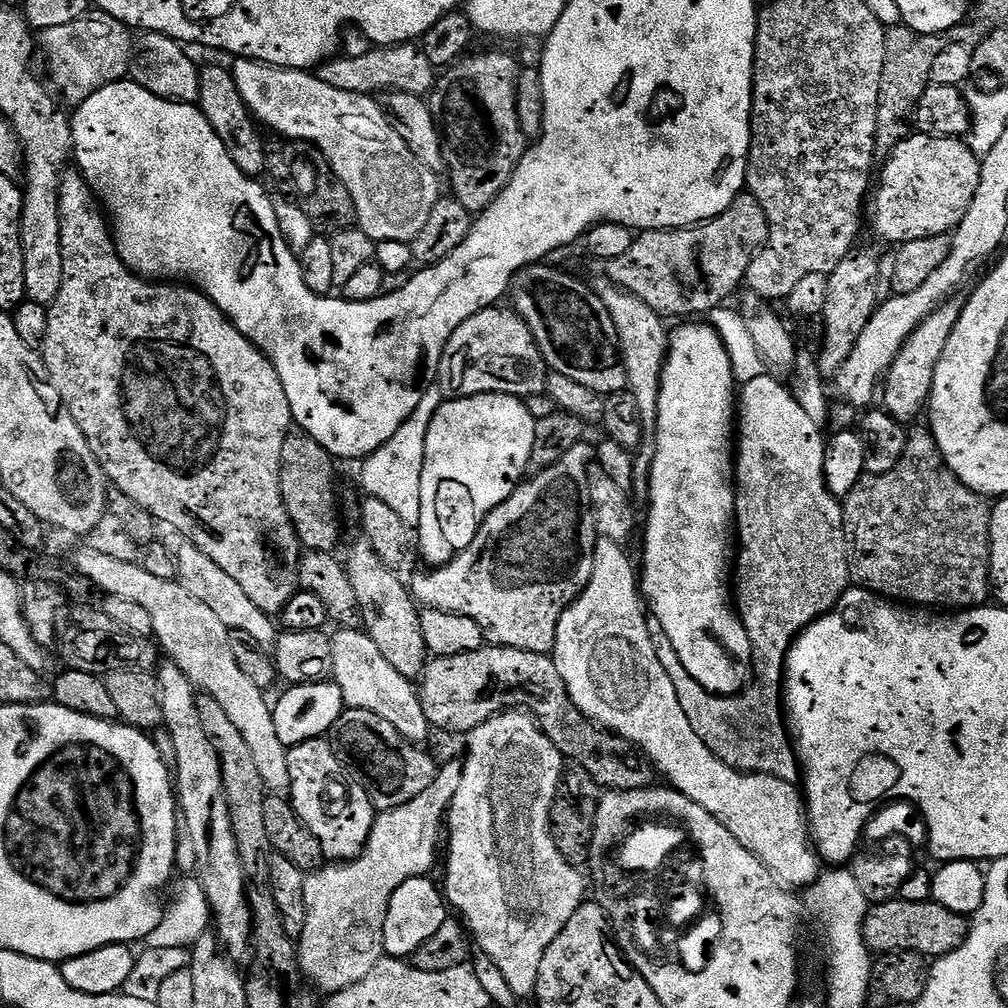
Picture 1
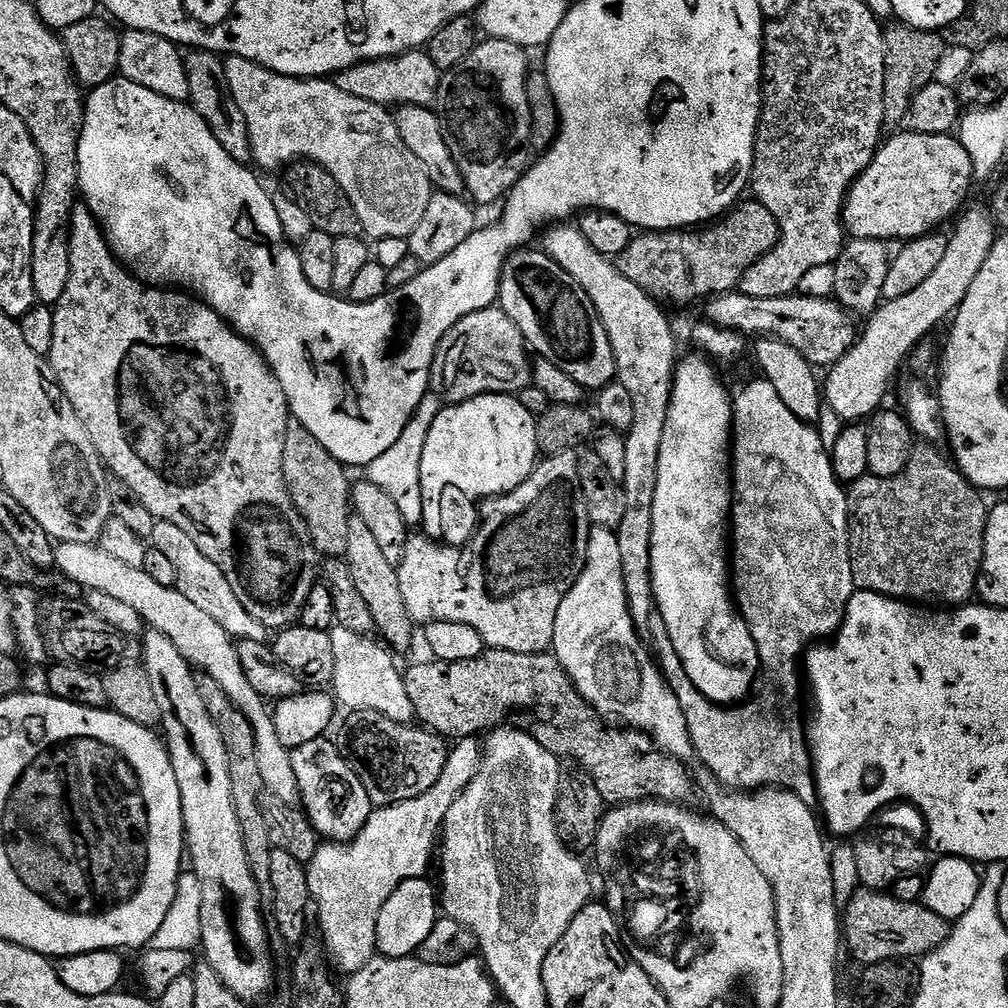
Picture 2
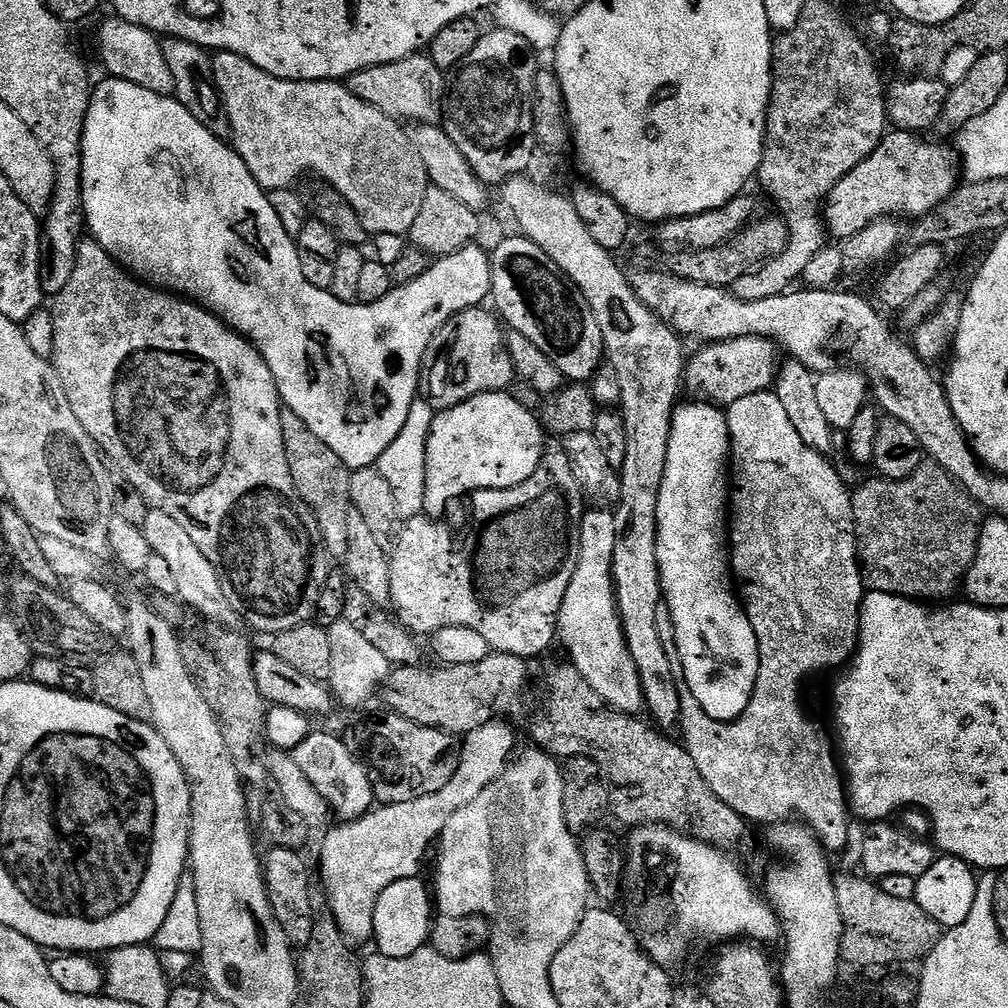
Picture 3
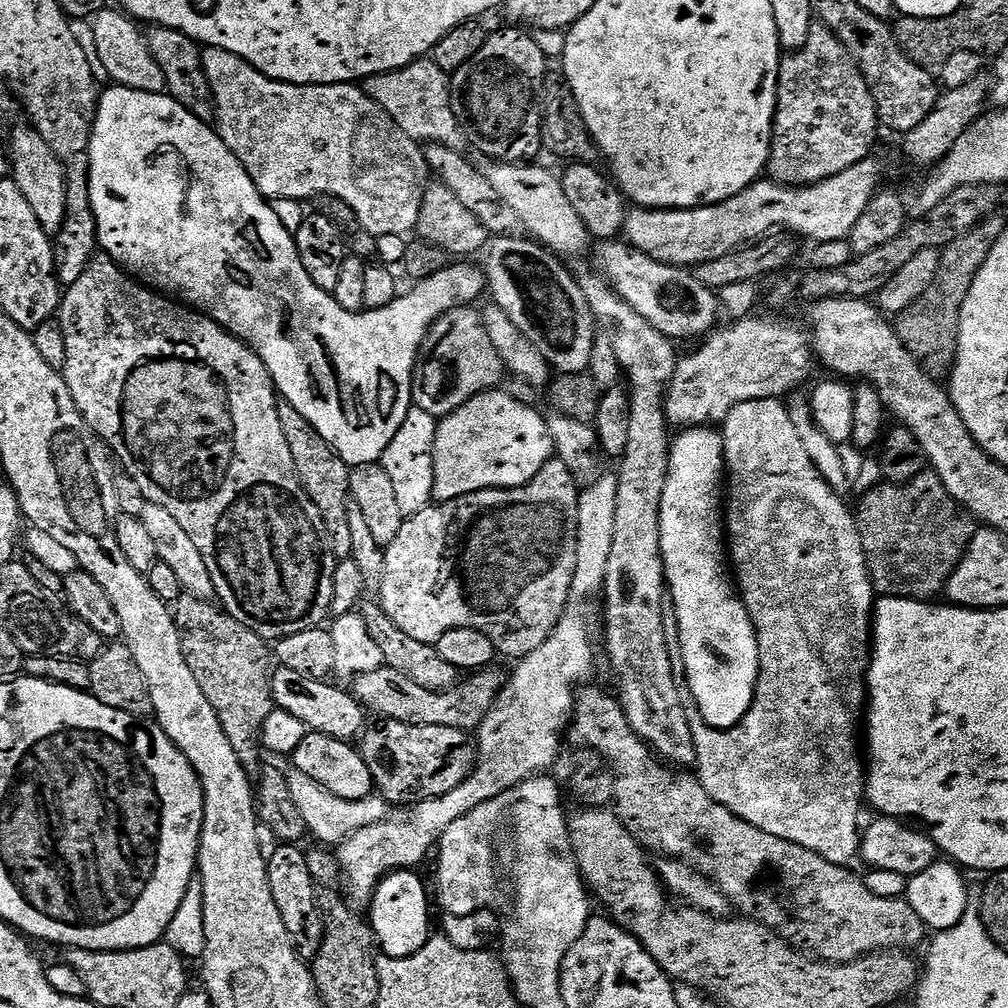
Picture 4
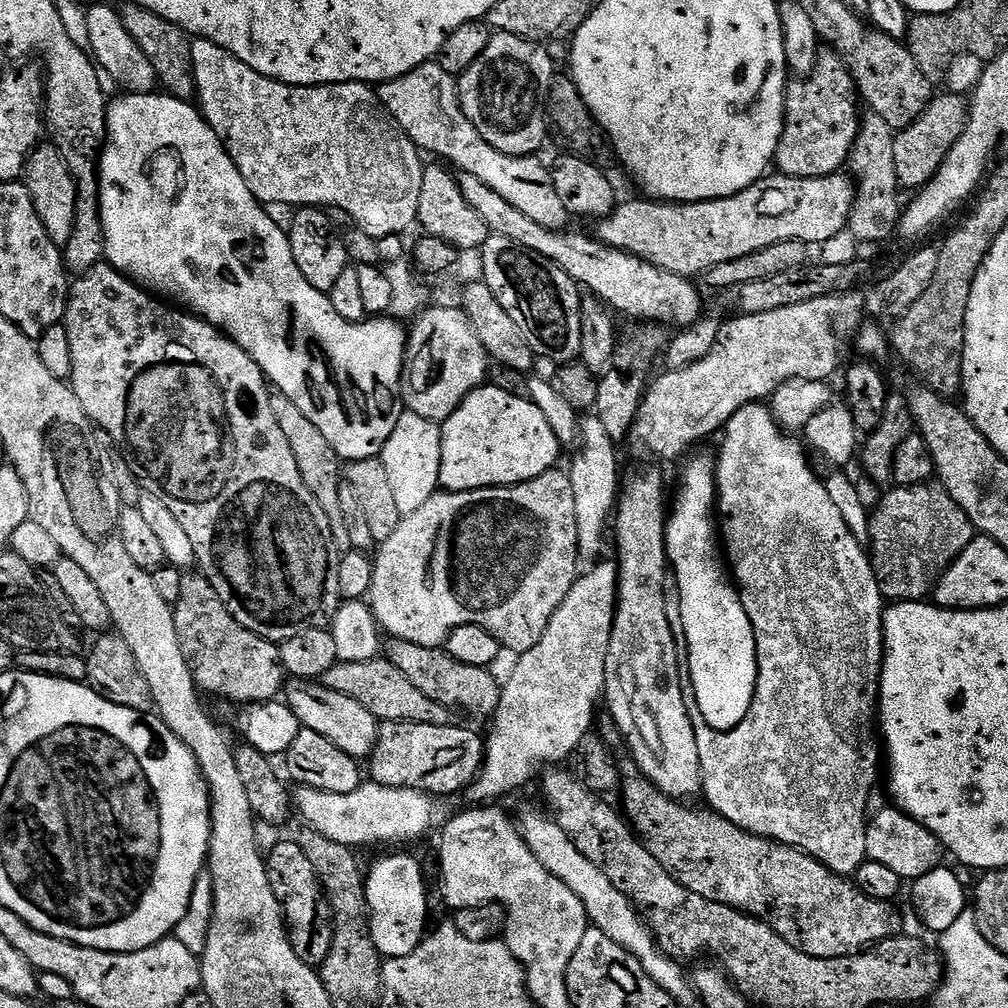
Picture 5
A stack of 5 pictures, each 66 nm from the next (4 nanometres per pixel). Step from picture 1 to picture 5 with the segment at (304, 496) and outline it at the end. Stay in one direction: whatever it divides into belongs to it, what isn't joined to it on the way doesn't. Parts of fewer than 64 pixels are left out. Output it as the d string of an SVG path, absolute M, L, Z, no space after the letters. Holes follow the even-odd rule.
M273 391L270 398L270 410L274 410L274 418L282 434L286 434L286 442L290 442L290 451L294 454L294 462L298 462L298 470L302 474L302 482L306 490L314 494L318 506L322 506L322 510L326 513L326 518L330 518L330 530L334 534L334 542L338 550L342 554L353 551L350 530L346 526L346 518L342 518L340 499L342 461L340 455L334 450L334 446L330 446L330 442L326 442L322 430L318 430L318 426L314 426L314 422L310 422L310 418L306 418L306 414L302 414L302 410L298 410L298 406L294 406L290 398L286 398L286 394Z

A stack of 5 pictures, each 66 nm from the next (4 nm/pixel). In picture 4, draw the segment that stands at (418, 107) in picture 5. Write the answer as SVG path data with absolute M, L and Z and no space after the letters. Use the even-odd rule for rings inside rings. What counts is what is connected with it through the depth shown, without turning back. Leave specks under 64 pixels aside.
M421 58L398 70L374 74L363 81L363 90L368 97L407 134L410 139L421 145L441 144L453 150L465 147L464 129L456 118L456 109L452 107L452 85L449 73L443 72L432 58ZM492 162L487 165L489 168L483 169L483 174L501 196L502 202L514 206L514 214L518 214L521 229L536 243L544 245L549 252L560 258L580 256L584 251L585 255L590 248L590 237L586 226L582 226L582 218L578 218L574 206L570 206L570 198L566 198L566 190L562 190L560 185L560 176L538 165L536 162Z

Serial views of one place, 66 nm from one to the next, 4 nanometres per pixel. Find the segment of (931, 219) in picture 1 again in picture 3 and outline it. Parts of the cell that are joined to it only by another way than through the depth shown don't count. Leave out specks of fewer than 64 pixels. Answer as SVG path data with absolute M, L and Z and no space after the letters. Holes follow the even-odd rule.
M889 131L874 150L874 154L870 154L870 158L854 166L854 170L850 170L850 174L846 174L846 178L842 178L838 186L834 186L834 190L822 205L822 219L829 237L837 236L837 241L843 242L854 238L854 234L866 230L866 226L870 226L876 220L901 218L900 216L919 218L930 214L930 210L934 210L950 198L962 180L957 153L944 144L931 144L924 139L928 138L921 138L911 132Z

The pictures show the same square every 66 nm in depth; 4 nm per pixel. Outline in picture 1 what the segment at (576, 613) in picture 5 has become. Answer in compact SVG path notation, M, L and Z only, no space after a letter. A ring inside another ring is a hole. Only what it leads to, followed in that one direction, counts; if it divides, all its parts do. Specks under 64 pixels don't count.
M459 759L449 764L439 765L434 782L418 794L410 802L397 808L389 808L377 815L374 826L370 830L368 844L364 853L356 860L347 862L332 862L320 869L319 872L309 872L304 877L306 882L306 906L308 917L298 941L300 970L305 981L308 980L323 994L341 992L366 978L370 970L379 960L385 959L384 923L386 910L390 906L390 898L402 882L415 876L427 877L432 863L436 860L436 839L442 836L442 821L452 807L454 794L458 794L458 782L462 782L463 763Z

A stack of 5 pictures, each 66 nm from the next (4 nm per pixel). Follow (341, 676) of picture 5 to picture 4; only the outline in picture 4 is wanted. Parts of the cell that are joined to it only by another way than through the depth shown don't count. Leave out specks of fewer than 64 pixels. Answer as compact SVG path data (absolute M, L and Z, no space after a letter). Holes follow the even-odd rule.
M387 666L375 668L369 672L359 672L351 677L350 691L369 713L384 720L397 720L407 724L425 724L426 726L450 726L463 732L479 729L480 723L496 703L496 695L506 683L506 676L496 666L481 668L467 678L461 679L455 686L445 692L428 690L418 682L410 682L406 674Z

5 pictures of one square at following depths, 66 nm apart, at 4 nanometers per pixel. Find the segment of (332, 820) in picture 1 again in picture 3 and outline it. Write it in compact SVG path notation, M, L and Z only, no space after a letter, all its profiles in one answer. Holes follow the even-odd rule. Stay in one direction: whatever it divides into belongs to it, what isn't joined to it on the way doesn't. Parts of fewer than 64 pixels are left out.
M313 730L290 754L296 759L296 764L302 766L302 774L310 778L314 790L328 803L329 809L335 815L337 812L341 821L351 822L372 811L374 797L362 762L341 737L340 740L328 732Z

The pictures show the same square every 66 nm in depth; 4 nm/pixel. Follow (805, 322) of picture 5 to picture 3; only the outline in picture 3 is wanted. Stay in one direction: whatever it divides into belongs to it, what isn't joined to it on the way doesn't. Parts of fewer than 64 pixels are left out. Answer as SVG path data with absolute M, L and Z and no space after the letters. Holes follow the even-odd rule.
M747 336L733 340L717 340L709 343L696 357L687 361L683 387L689 397L700 402L727 406L750 394L769 391L775 385L778 371L777 345L766 338Z

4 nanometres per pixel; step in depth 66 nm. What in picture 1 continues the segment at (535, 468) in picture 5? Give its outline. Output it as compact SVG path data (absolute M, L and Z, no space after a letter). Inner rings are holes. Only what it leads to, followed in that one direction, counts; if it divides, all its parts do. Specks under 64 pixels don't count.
M483 392L477 396L457 396L445 399L444 405L438 410L438 414L434 414L434 422L430 422L430 430L426 430L426 458L422 466L422 514L420 515L420 523L418 525L418 533L420 532L418 548L420 544L421 558L426 563L432 564L428 566L431 566L433 569L441 568L442 565L450 563L458 552L463 552L464 549L470 547L487 516L499 504L506 502L506 498L510 498L510 494L515 488L520 487L526 473L529 471L528 463L530 462L530 454L534 450L535 429L536 420L530 414L527 403L519 396L507 396L501 392Z

